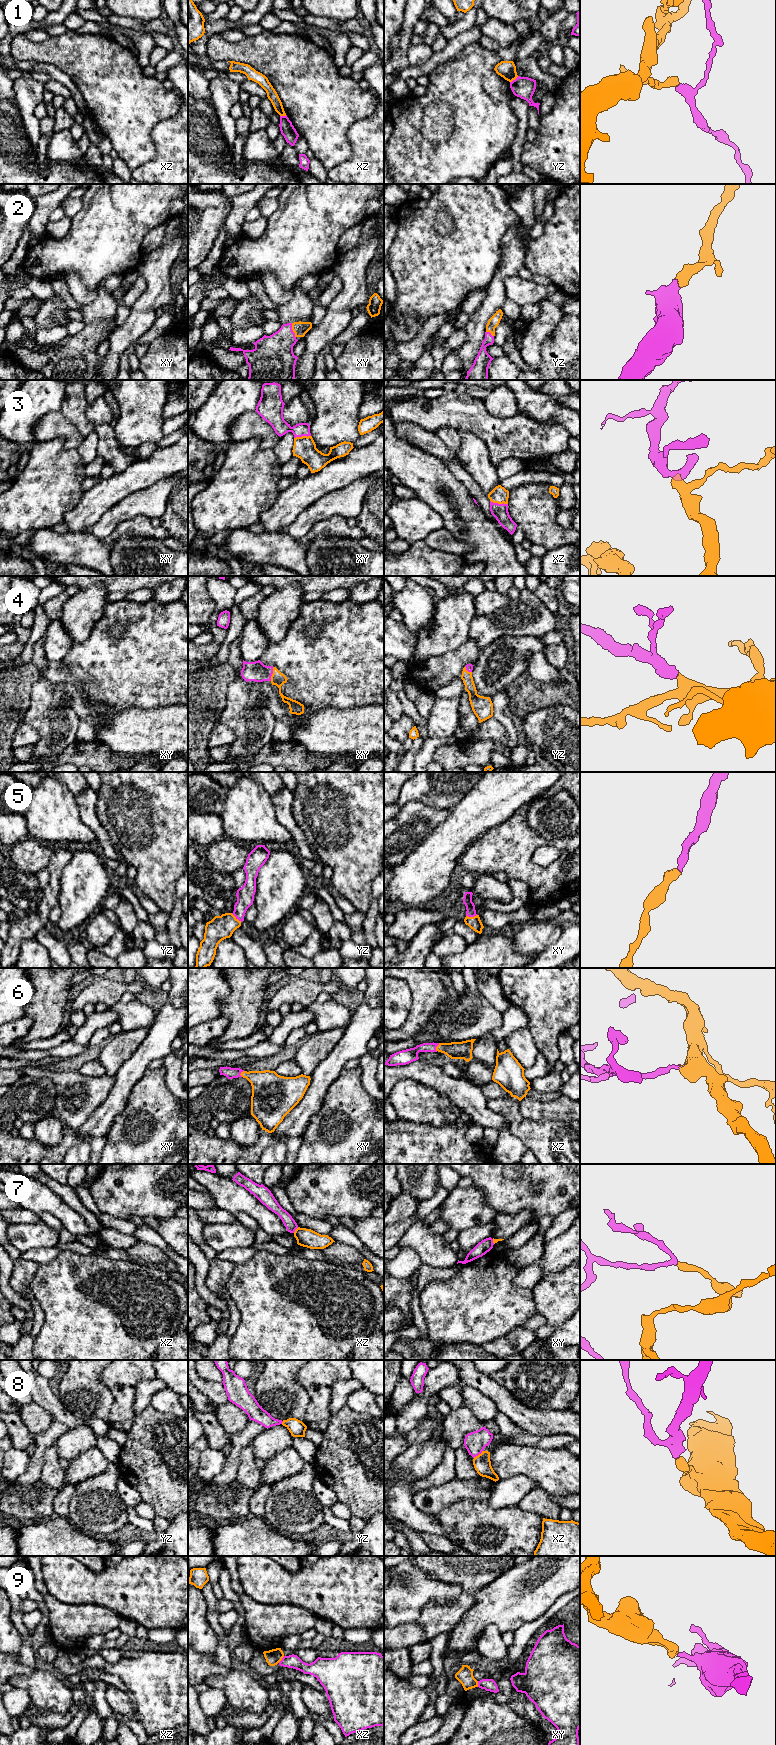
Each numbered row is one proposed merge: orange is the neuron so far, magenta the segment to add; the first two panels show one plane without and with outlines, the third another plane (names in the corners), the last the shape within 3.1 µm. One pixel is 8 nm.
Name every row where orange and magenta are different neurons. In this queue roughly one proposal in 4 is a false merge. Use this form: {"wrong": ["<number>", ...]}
{"wrong": ["1", "7", "9"]}

